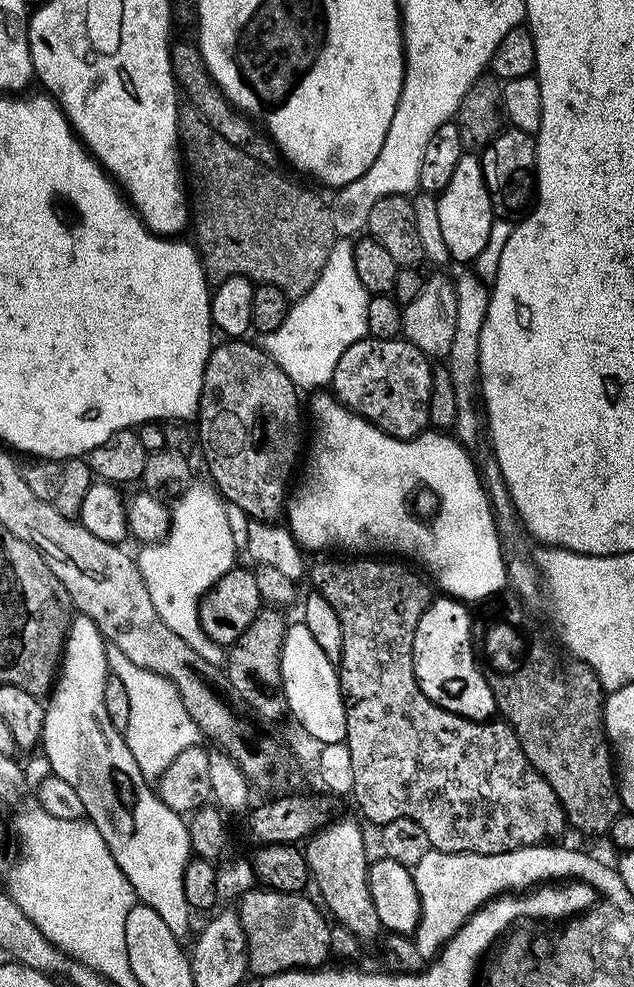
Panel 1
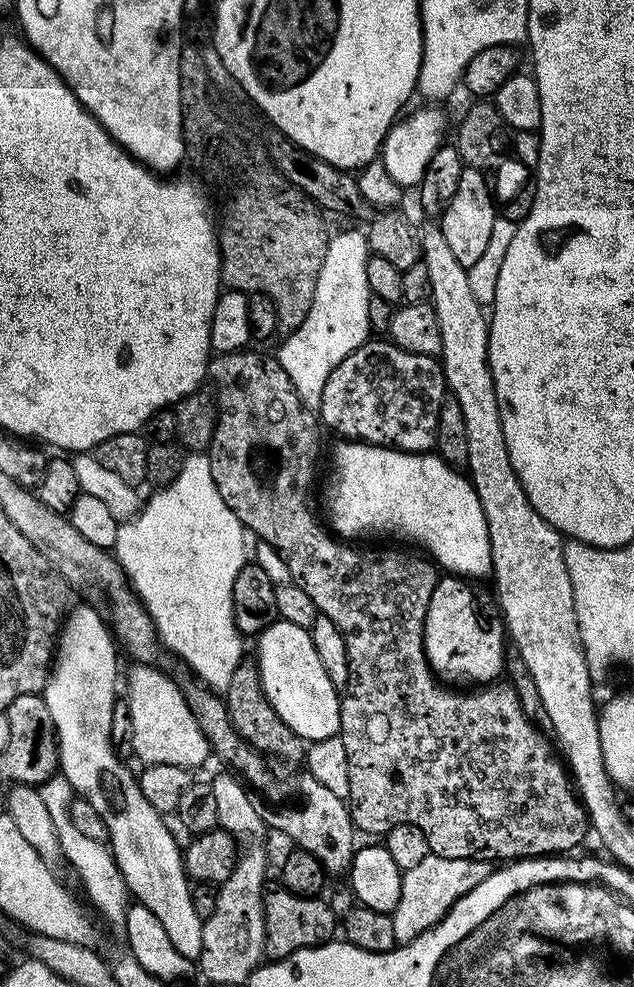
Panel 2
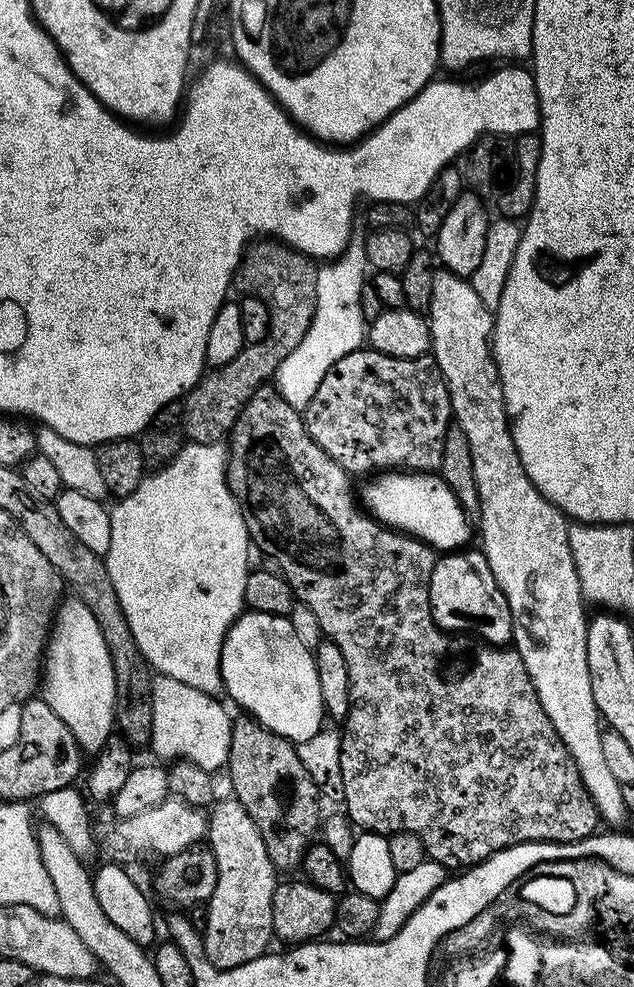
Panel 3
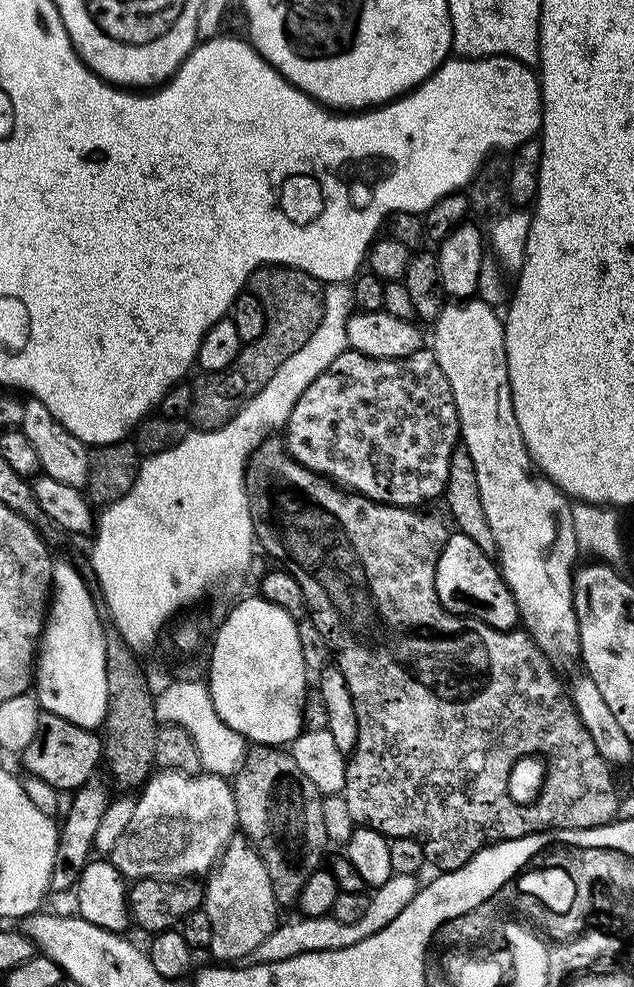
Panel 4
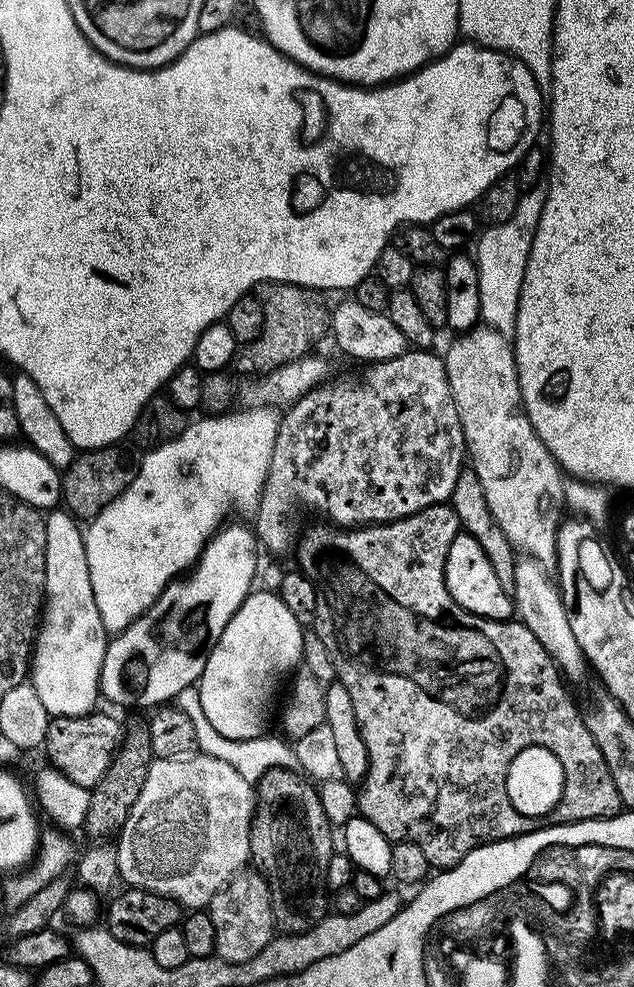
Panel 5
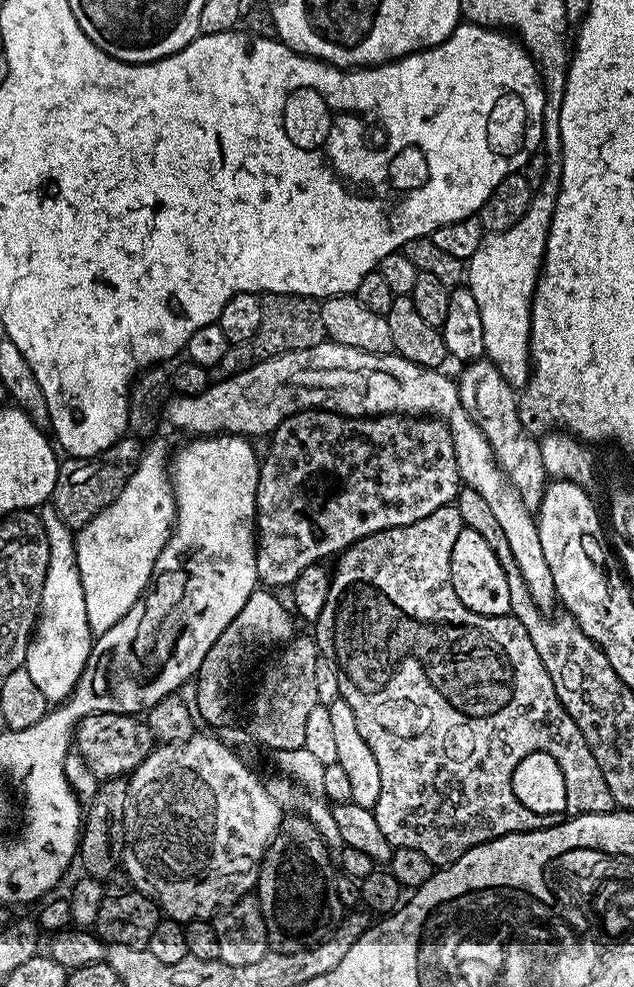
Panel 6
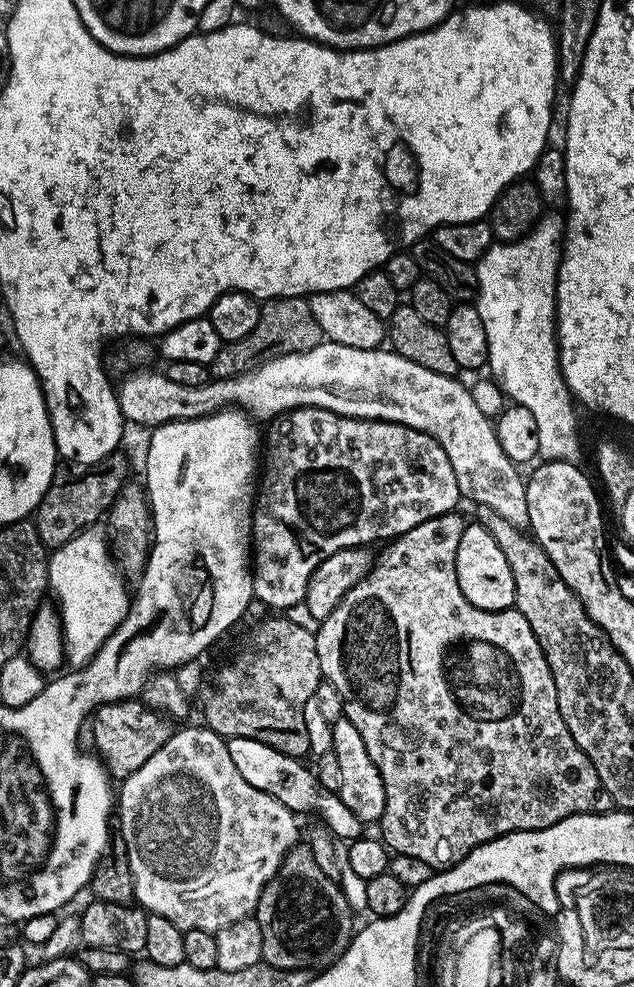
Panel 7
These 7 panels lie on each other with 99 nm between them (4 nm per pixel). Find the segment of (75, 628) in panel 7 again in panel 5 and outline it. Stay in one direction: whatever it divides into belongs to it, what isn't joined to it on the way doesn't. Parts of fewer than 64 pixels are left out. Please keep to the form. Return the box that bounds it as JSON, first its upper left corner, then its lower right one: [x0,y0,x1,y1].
[84,406,280,634]

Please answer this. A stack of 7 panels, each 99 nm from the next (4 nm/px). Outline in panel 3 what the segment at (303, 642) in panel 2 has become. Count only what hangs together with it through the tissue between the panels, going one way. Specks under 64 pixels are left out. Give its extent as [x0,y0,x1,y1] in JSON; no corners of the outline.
[220,611,326,744]

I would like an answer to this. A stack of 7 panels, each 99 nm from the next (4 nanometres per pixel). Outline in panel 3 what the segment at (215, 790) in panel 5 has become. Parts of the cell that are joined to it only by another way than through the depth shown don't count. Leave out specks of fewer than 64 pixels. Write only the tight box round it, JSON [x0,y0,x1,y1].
[93,798,208,866]

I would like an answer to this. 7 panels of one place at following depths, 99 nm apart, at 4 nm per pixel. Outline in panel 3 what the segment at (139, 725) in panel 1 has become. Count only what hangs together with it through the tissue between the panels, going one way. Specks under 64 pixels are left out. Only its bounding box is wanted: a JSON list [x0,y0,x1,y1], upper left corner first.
[150,675,233,773]

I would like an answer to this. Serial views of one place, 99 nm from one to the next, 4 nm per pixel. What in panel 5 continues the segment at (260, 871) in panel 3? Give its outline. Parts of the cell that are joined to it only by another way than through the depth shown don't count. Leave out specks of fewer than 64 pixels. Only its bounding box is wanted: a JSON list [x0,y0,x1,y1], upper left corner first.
[206,870,274,964]

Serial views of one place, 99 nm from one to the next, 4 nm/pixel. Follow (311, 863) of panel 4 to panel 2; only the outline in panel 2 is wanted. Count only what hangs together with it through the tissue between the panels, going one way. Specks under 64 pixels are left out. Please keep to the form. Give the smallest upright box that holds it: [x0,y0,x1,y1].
[226,662,306,760]

